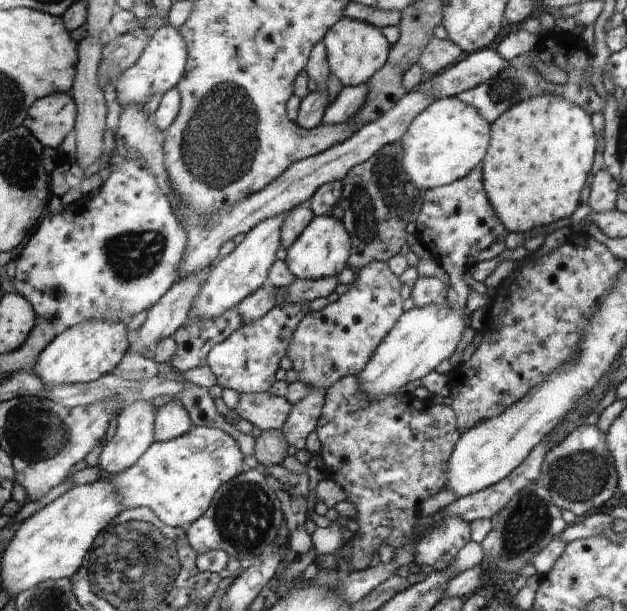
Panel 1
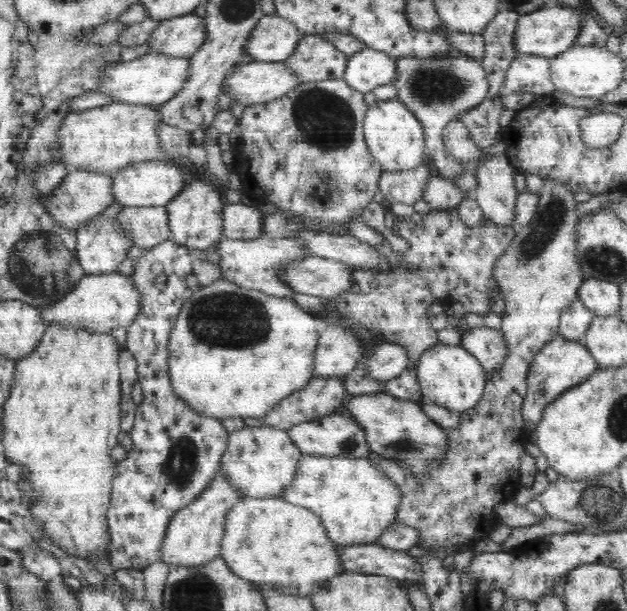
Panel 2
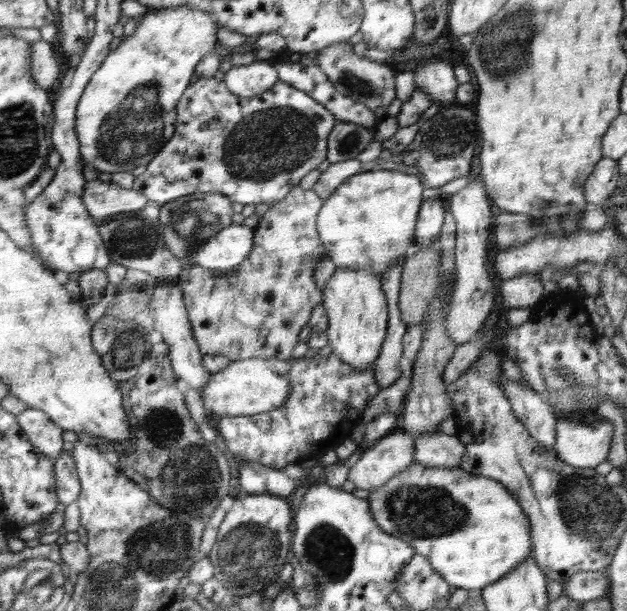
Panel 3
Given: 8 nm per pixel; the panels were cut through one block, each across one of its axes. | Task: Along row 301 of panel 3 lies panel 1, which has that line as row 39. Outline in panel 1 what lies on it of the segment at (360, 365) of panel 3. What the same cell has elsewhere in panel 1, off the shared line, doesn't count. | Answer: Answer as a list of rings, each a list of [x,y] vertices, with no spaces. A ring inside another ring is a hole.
[[[346,17],[335,22],[321,41],[326,48],[329,71],[343,87],[367,83],[384,66],[391,47],[379,27]]]

